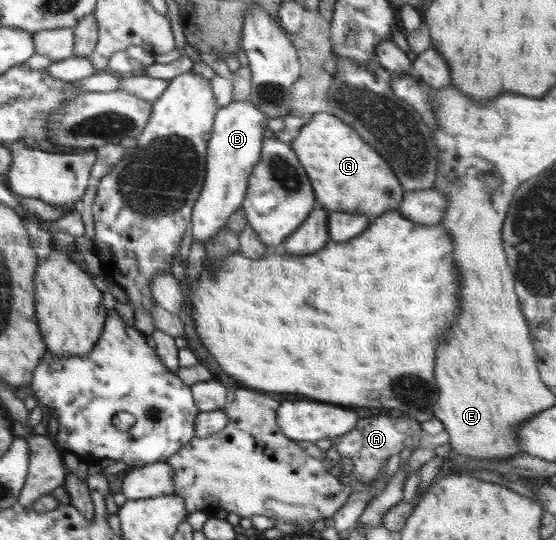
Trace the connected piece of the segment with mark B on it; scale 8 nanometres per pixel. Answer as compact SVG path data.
M233 100L218 109L215 130L207 146L206 181L192 214L193 242L203 244L217 236L226 227L230 216L241 209L249 178L263 157L263 142L267 136L262 134L268 135L275 126L251 100Z

